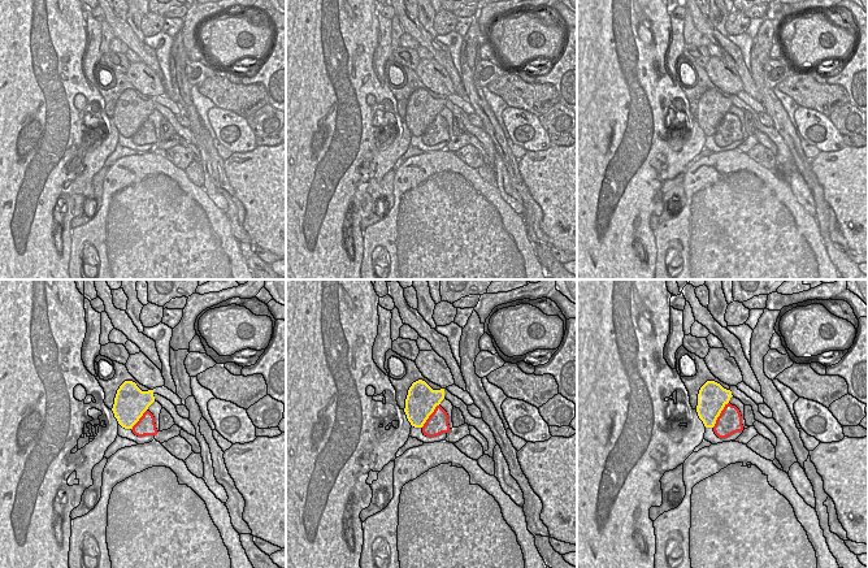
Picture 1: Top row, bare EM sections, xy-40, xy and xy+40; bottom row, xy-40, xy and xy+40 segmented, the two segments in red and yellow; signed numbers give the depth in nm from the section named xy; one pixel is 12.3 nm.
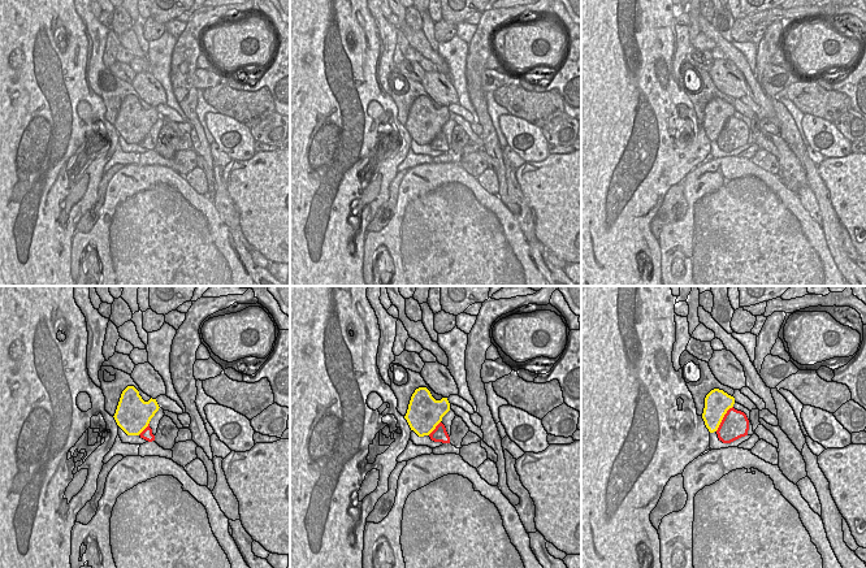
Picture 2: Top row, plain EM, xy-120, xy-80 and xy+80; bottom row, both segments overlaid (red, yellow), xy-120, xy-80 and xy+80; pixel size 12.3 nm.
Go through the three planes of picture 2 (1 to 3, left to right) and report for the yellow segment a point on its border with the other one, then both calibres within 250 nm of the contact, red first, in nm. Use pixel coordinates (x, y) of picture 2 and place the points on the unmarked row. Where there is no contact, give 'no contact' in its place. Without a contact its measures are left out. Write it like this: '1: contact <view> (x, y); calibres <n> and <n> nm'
1: contact xy-120 (144, 138); calibres 130 and 440 nm
2: contact xy-80 (436, 137); calibres 190 and 440 nm
3: contact xy+80 (723, 128); calibres 340 and 320 nm

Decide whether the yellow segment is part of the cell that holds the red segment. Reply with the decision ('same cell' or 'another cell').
same cell

